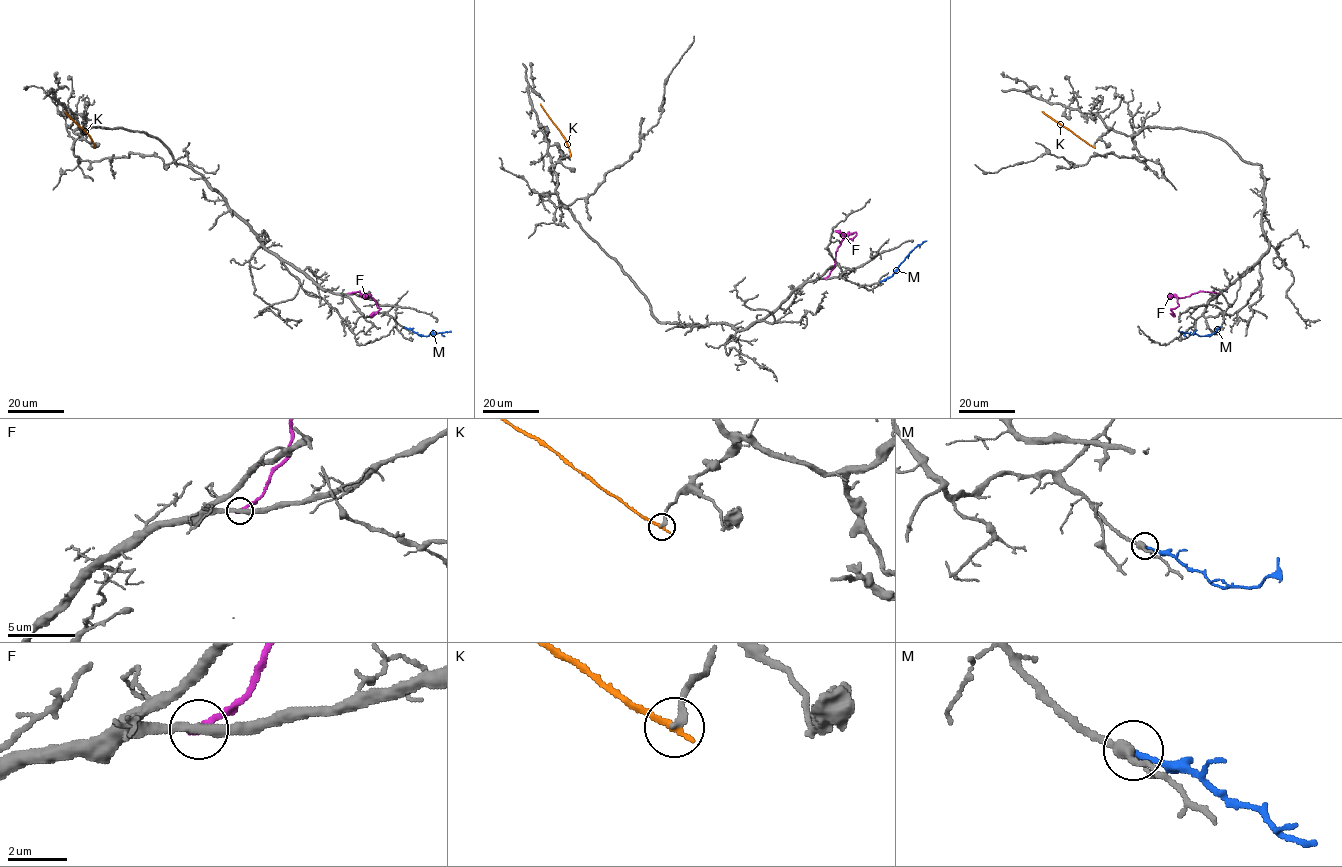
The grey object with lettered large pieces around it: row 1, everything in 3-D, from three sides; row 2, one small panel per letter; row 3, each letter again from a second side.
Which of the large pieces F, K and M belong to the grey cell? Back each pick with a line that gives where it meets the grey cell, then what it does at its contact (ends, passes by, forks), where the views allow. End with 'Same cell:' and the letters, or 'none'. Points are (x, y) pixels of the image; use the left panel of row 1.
Same cell: none

